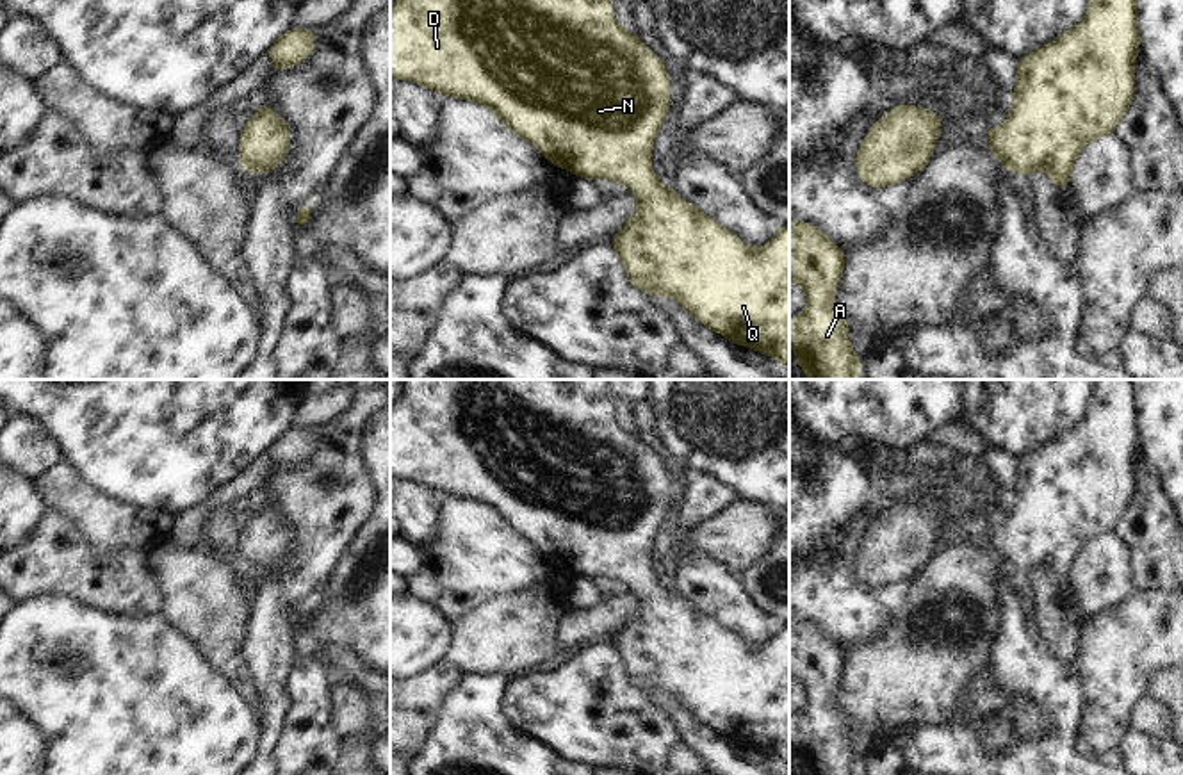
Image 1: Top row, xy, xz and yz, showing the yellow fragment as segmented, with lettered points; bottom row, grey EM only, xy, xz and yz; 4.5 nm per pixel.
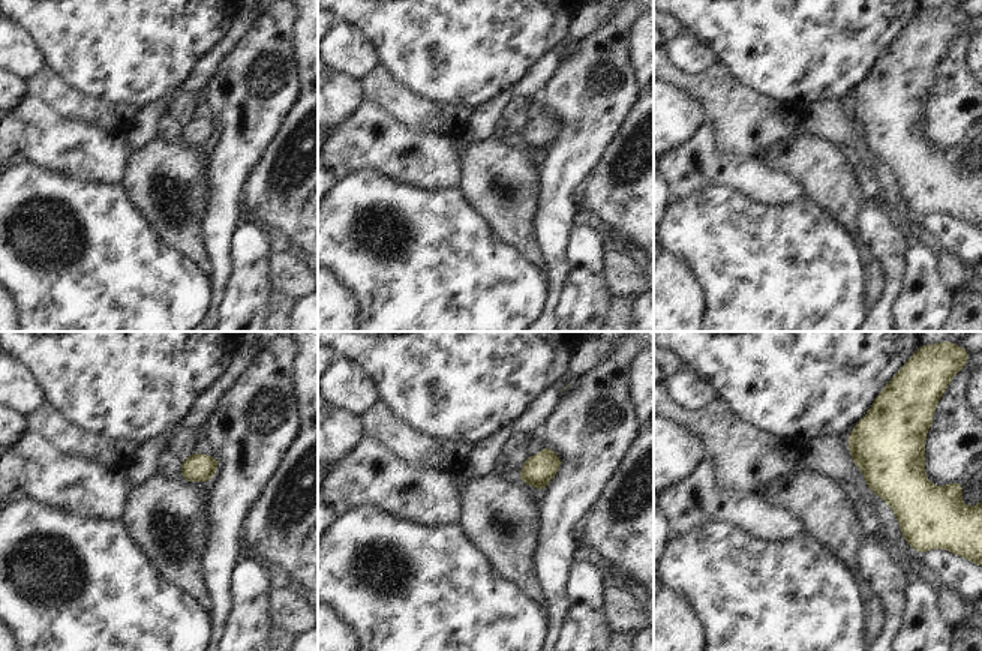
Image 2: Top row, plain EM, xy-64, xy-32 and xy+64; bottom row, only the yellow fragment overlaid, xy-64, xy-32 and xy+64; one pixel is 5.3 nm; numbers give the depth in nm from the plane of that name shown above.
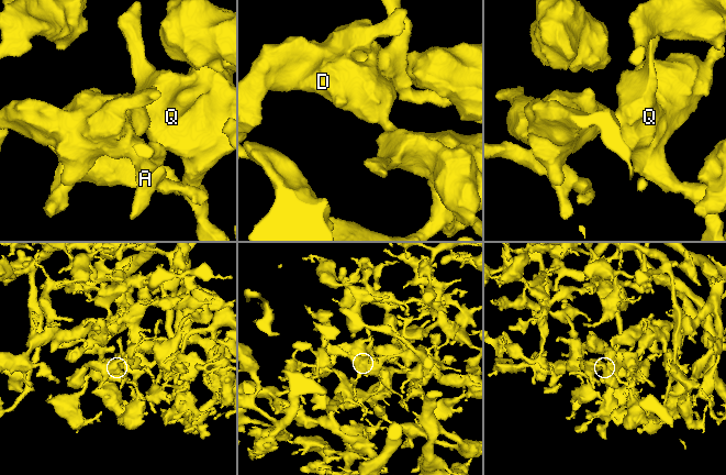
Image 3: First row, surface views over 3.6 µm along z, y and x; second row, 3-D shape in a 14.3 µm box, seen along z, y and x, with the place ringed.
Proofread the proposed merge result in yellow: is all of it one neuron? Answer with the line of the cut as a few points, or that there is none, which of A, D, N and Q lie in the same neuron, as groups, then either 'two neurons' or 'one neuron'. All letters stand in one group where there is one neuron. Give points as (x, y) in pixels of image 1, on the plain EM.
no cut | A D N Q | one neuron

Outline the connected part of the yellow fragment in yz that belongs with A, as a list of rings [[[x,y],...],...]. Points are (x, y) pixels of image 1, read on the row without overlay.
[[[789,620],[789,679],[807,689],[807,707],[789,718],[789,743],[807,775],[861,775],[844,713],[832,700],[844,654],[818,627]]]

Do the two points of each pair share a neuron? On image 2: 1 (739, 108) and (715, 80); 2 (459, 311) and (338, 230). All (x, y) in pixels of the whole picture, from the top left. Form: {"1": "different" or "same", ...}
{"1": "same", "2": "same"}

